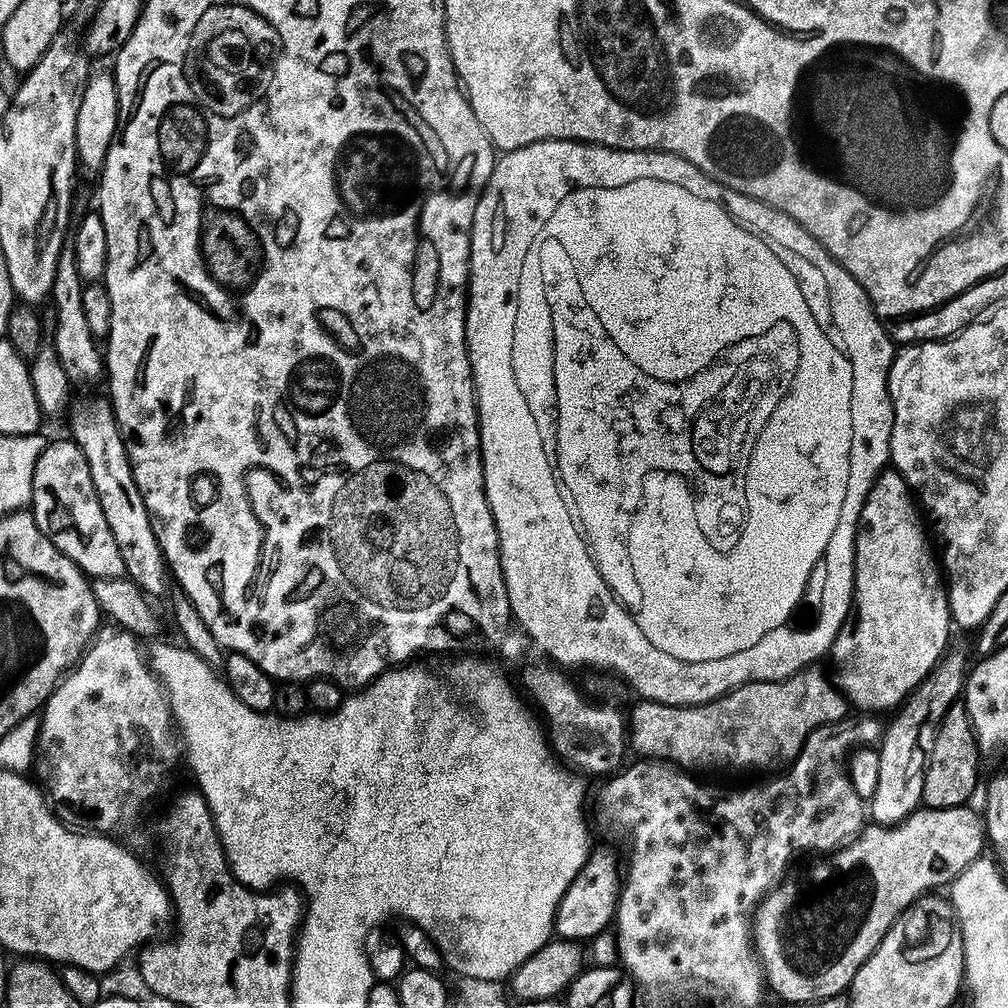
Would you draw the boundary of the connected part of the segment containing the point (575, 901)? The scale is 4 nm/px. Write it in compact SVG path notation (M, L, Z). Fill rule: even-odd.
M608 848L589 851L588 860L582 870L570 882L566 894L556 907L556 922L554 932L561 940L575 940L577 942L591 942L597 934L616 919L616 903L620 897L622 883L622 864L616 861L616 856Z

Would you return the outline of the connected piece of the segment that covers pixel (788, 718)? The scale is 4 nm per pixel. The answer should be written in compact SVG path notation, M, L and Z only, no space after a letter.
M811 666L803 668L801 672L795 672L793 676L785 680L751 680L749 684L741 684L739 688L733 688L732 691L717 695L707 702L663 704L660 701L637 699L637 704L633 706L632 713L629 711L626 716L627 743L630 745L631 751L633 748L637 752L635 754L637 757L659 758L685 770L697 770L696 768L768 768L772 763L781 763L780 765L783 765L785 762L791 762L796 759L797 754L799 754L806 742L806 738L818 725L836 724L839 720L843 720L849 715L850 701L848 696L842 691L841 685L831 676L832 681L820 668L822 667Z

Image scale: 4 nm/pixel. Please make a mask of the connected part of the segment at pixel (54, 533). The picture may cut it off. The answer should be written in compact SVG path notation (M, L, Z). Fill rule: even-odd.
M65 438L53 444L52 441L45 443L34 466L30 511L43 536L78 565L83 574L91 579L125 575L125 563L118 553L114 534L110 533L102 506L98 505L97 492L90 482L86 454L82 454L75 440Z

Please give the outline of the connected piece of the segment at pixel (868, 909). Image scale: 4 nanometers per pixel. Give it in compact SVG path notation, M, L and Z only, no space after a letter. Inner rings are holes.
M961 806L959 808L934 808L931 809L928 816L920 816L921 814L913 814L906 819L902 824L889 826L887 824L878 824L875 822L869 823L867 827L861 831L859 836L853 836L847 844L835 849L827 857L825 864L820 864L812 872L812 888L808 888L805 892L796 892L791 896L790 893L784 889L784 886L777 886L764 898L763 904L766 905L766 916L772 918L776 922L776 926L788 926L788 930L782 934L782 940L786 942L786 952L789 953L786 958L786 964L768 964L764 969L764 979L767 987L772 988L785 1000L788 1004L804 1004L810 1006L819 1000L829 1000L835 996L847 993L852 984L852 979L857 974L859 968L868 958L877 950L879 943L882 942L883 936L890 930L892 924L895 922L903 911L906 910L912 903L914 903L921 896L931 893L936 890L939 884L947 885L949 882L956 879L960 872L966 870L972 861L979 859L986 848L986 827L979 811L975 812L972 806Z

